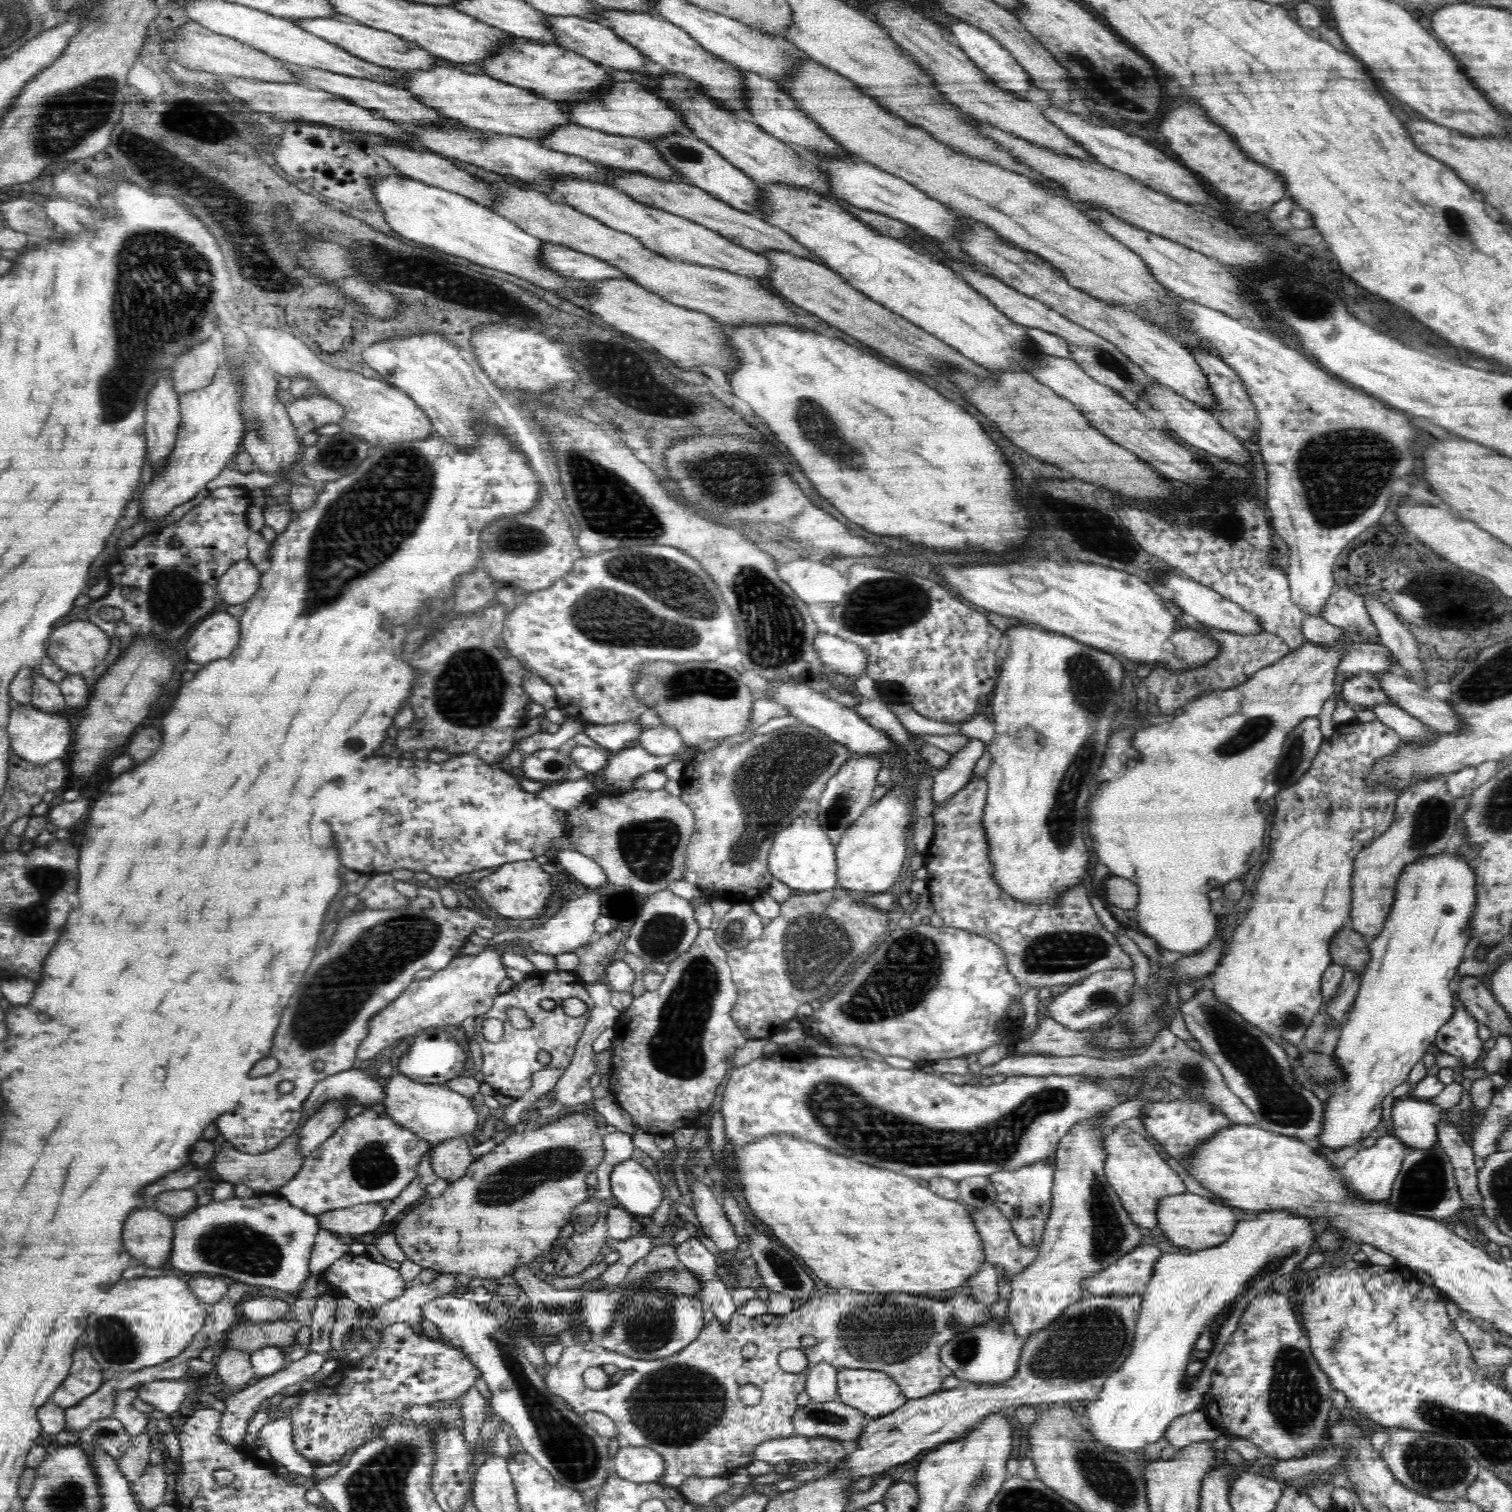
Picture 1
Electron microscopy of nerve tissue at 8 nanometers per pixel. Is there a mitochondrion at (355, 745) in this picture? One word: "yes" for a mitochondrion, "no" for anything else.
no

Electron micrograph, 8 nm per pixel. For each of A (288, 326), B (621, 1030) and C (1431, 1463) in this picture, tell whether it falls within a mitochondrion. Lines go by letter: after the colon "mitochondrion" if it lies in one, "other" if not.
A: other
B: other
C: mitochondrion

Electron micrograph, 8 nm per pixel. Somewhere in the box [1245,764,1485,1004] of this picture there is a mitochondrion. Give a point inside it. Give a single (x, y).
(1429, 820)

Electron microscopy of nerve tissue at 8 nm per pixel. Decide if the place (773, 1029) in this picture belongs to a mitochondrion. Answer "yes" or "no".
no

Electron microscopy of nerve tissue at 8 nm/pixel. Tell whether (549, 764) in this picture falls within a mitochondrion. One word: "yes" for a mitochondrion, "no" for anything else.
yes

